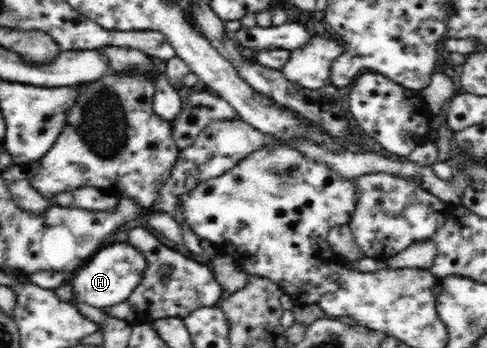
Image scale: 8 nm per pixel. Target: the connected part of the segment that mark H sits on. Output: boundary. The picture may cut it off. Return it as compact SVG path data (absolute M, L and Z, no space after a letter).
M129 242L102 246L92 255L90 262L82 266L74 276L72 280L74 296L88 307L106 308L120 304L130 296L136 284L142 280L144 268L147 268L144 255Z

